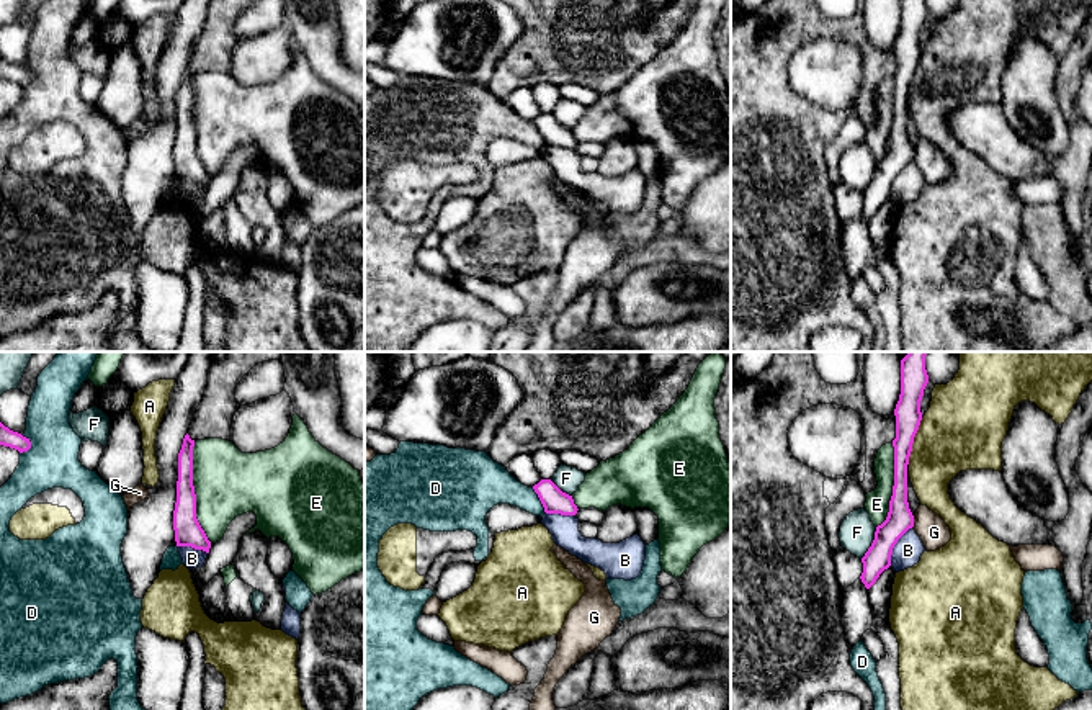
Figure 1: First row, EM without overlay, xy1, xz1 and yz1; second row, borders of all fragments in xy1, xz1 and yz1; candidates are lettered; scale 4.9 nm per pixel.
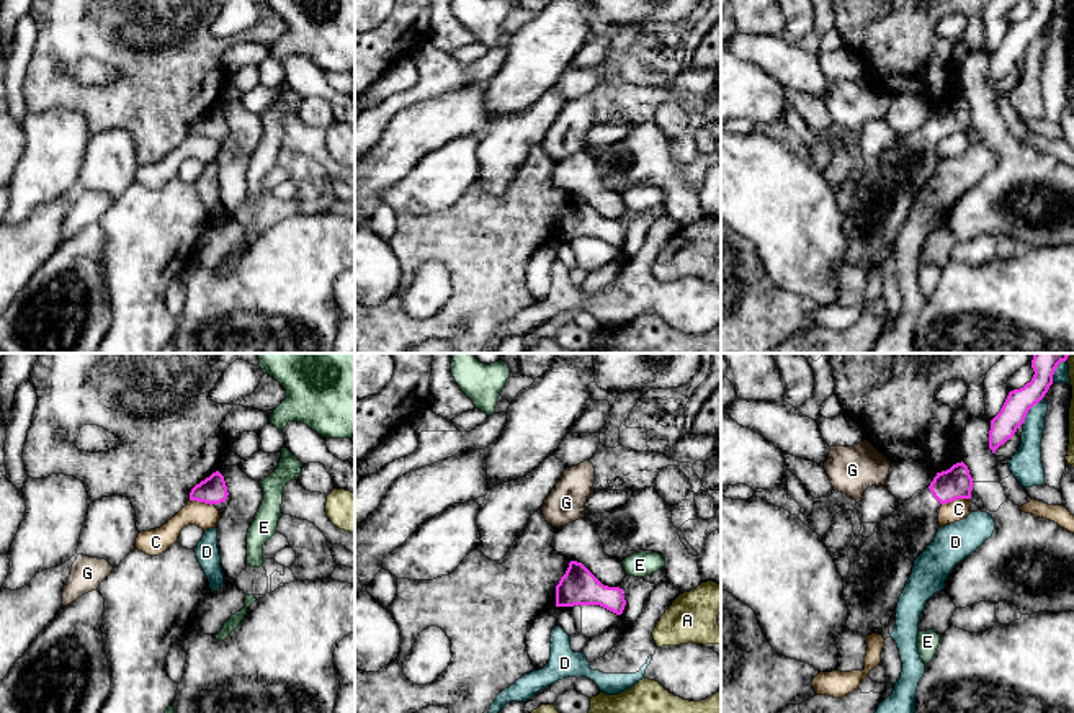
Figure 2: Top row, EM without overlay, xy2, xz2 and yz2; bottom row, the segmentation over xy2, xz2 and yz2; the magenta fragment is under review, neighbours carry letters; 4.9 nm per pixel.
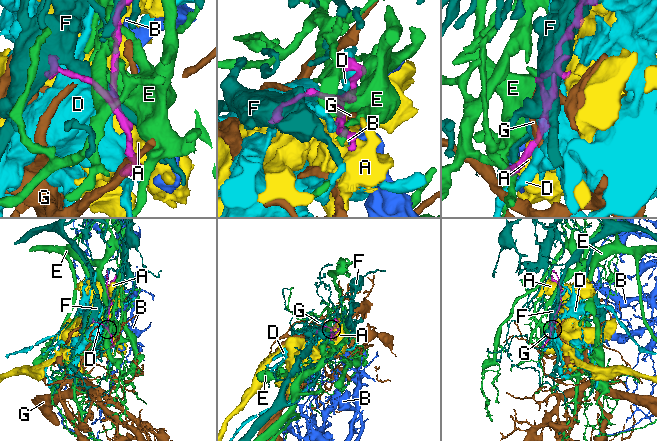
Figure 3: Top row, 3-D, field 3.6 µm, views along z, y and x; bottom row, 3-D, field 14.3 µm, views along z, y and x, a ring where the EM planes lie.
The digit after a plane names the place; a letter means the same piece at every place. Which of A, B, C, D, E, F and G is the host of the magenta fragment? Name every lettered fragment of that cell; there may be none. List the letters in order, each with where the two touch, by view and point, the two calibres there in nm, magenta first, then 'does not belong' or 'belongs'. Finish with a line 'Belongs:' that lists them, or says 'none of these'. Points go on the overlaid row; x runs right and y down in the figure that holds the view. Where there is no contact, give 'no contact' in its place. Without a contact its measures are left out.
A: meets magenta in yz1 at (912, 440); 130 nm thick on the magenta side, 380 nm on the other; does not belong
B: meets magenta in yz1 at (893, 547); 130 nm thick on the magenta side, 140 nm on the other; does not belong
C: meets magenta in yz2 at (955, 499); 160 nm thick on the magenta side, 100 nm on the other; does not belong
D: meets magenta in xy1 at (30, 447); 80 nm thick on the magenta side, 260 nm on the other; does not belong
E: meets magenta in xy1 at (193, 493); 140 nm thick on the magenta side, 340 nm on the other; does not belong
F: meets magenta in yz1 at (872, 543); 130 nm thick on the magenta side, 180 nm on the other; does not belong
G: meets magenta in yz1 at (912, 522); 130 nm thick on the magenta side, 150 nm on the other; does not belong
Belongs: none of these

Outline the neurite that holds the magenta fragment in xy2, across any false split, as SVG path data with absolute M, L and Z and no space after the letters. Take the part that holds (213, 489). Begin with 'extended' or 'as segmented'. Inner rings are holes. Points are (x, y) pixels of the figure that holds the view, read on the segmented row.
extended; M216 471L209 478L196 484L190 492L190 500L214 505L222 517L230 502L224 476Z

